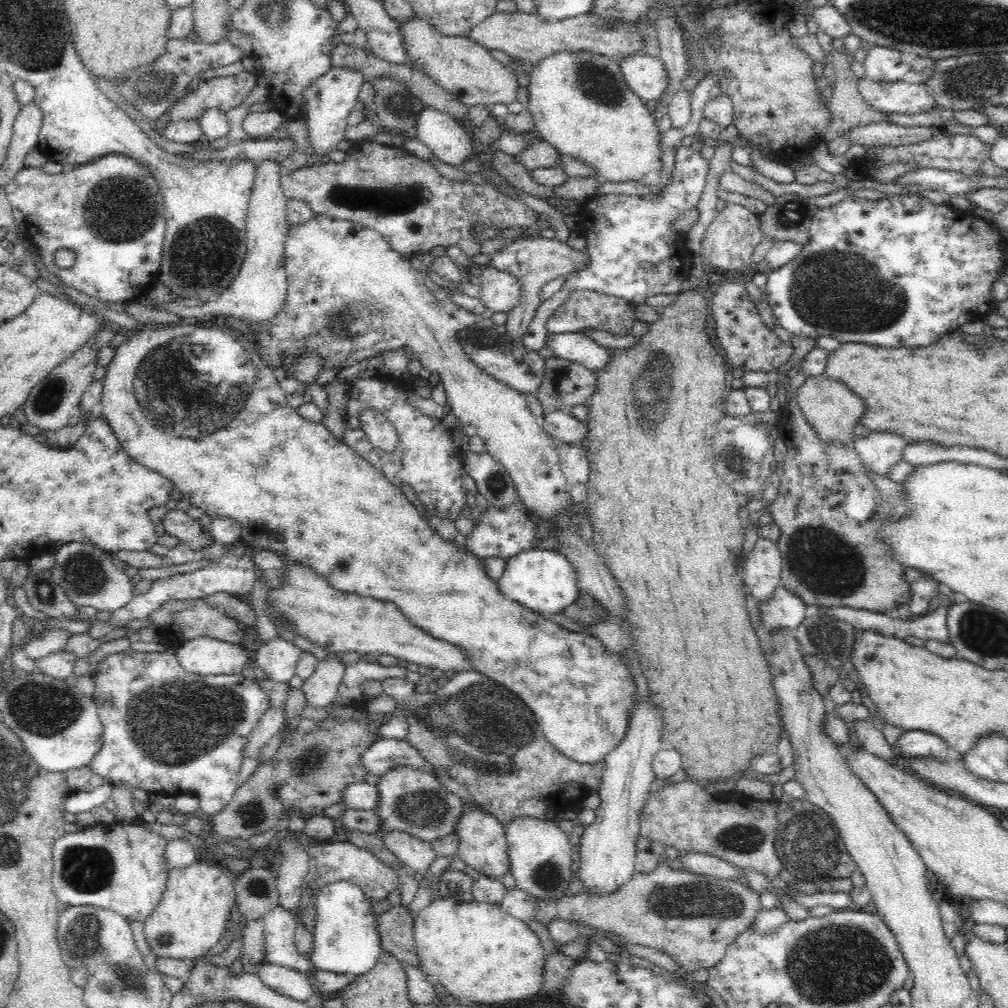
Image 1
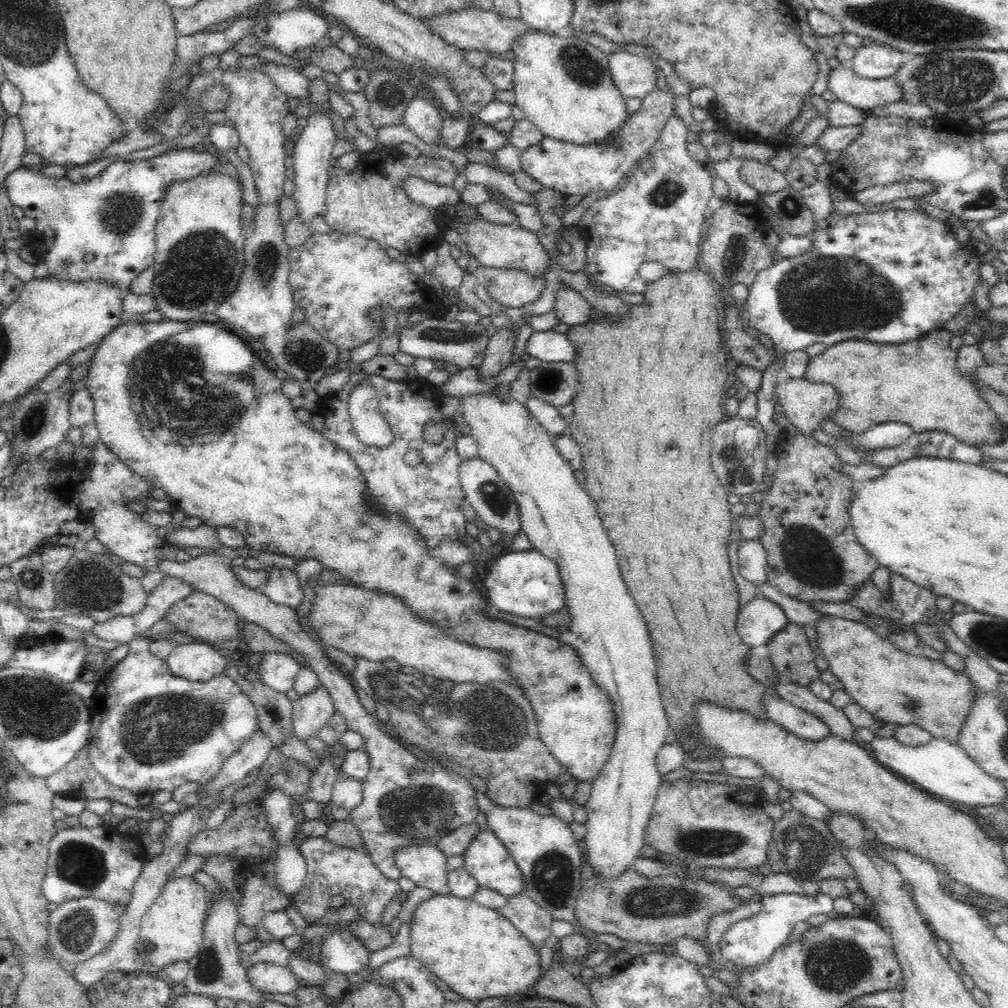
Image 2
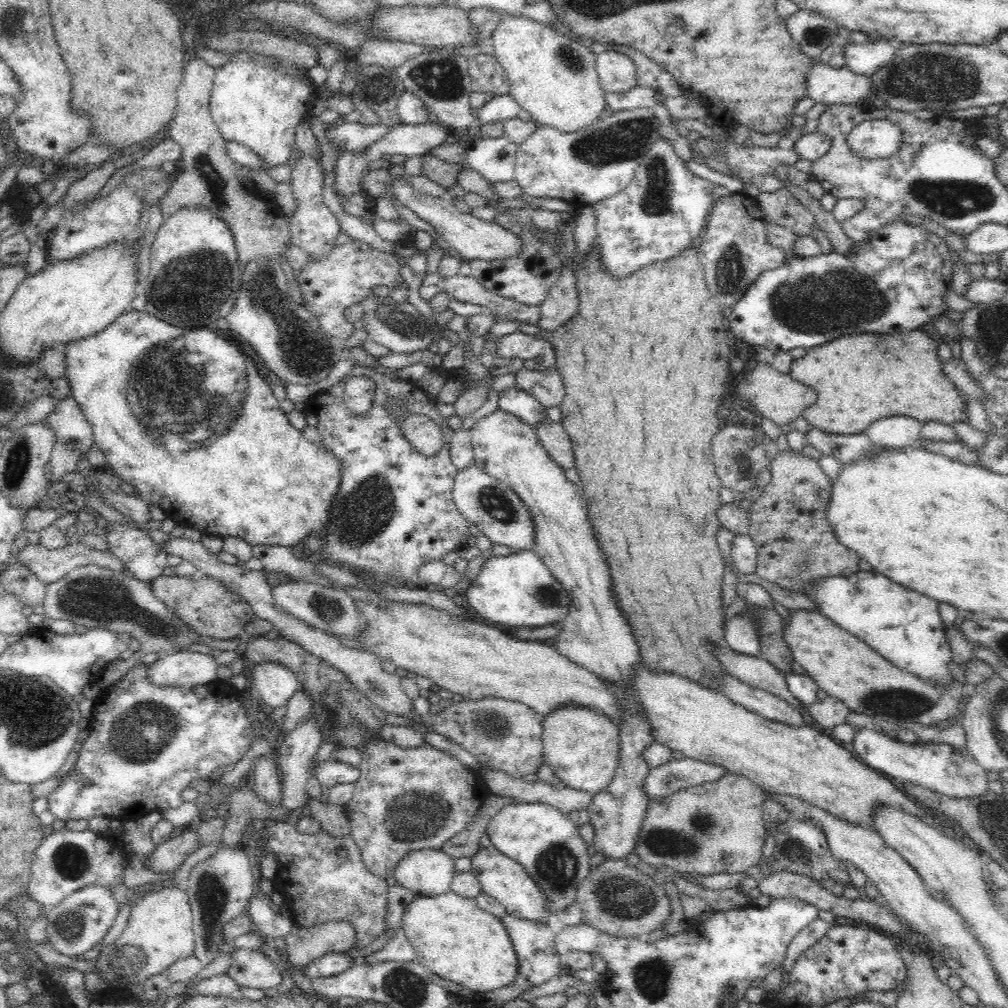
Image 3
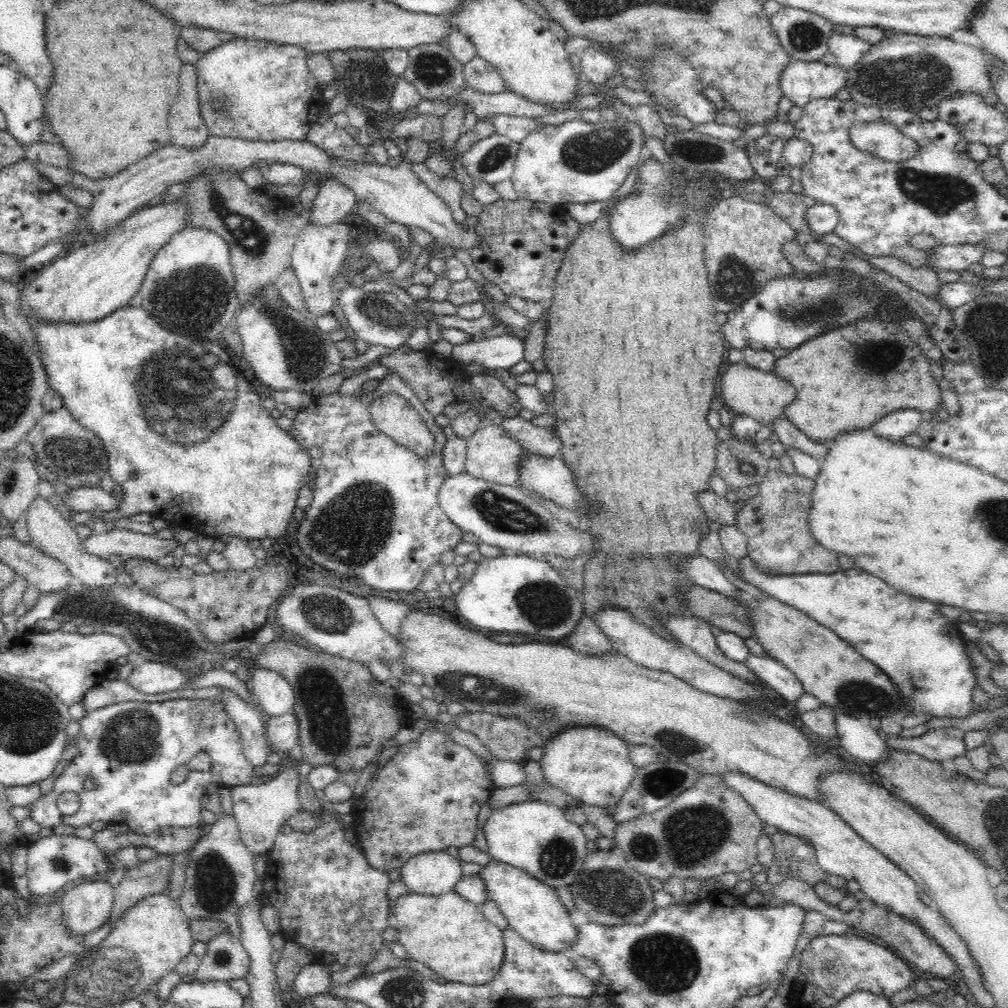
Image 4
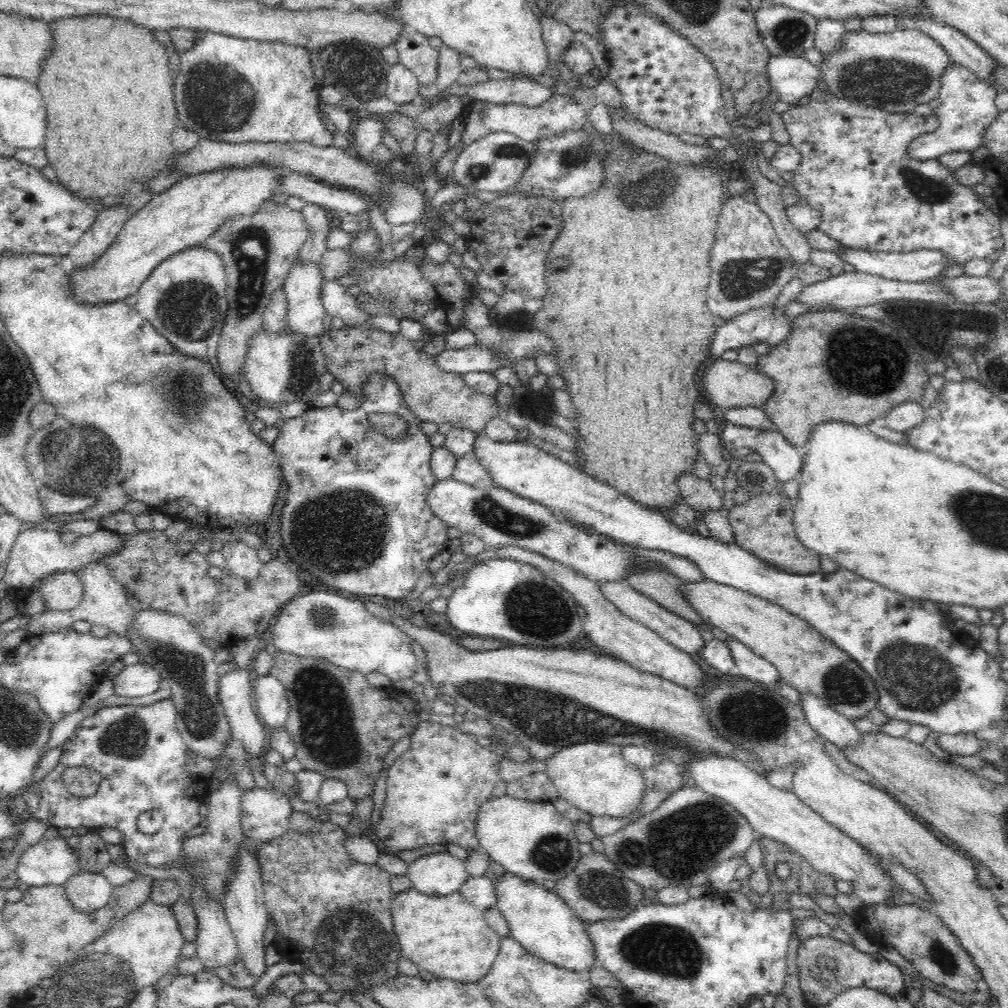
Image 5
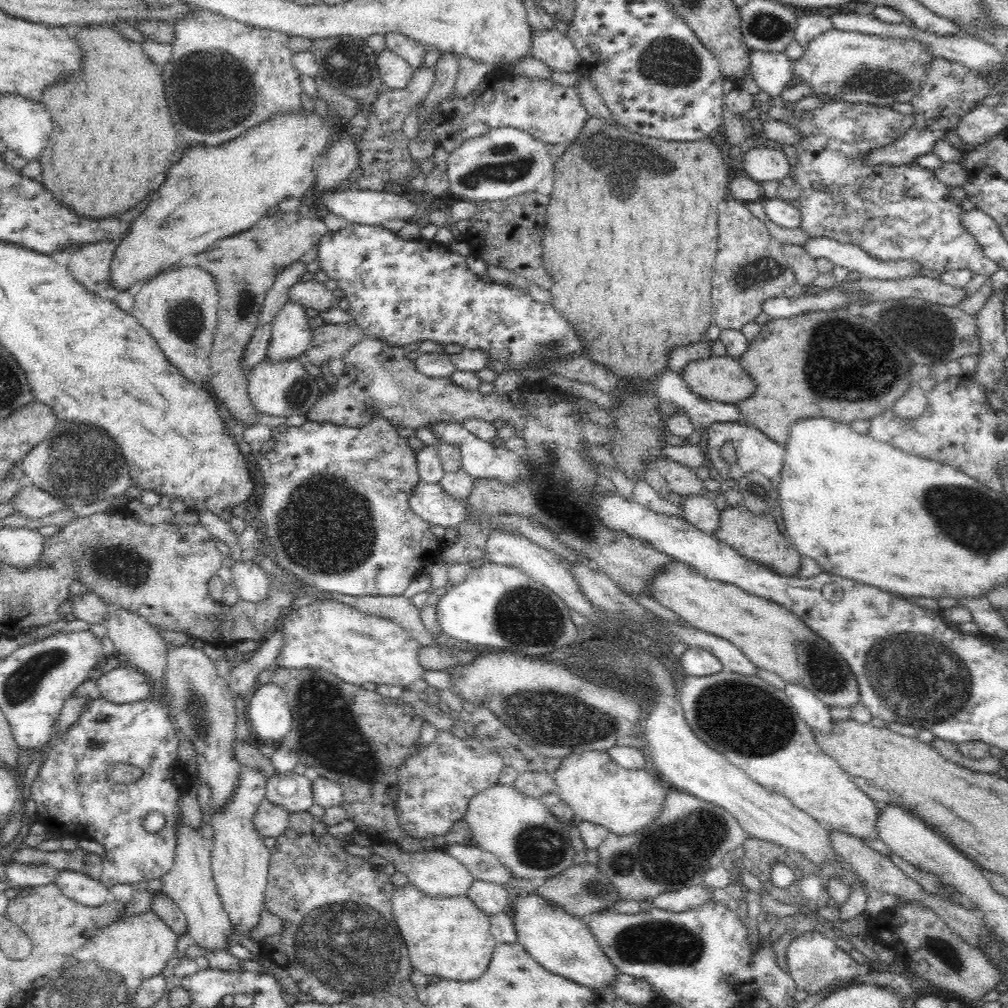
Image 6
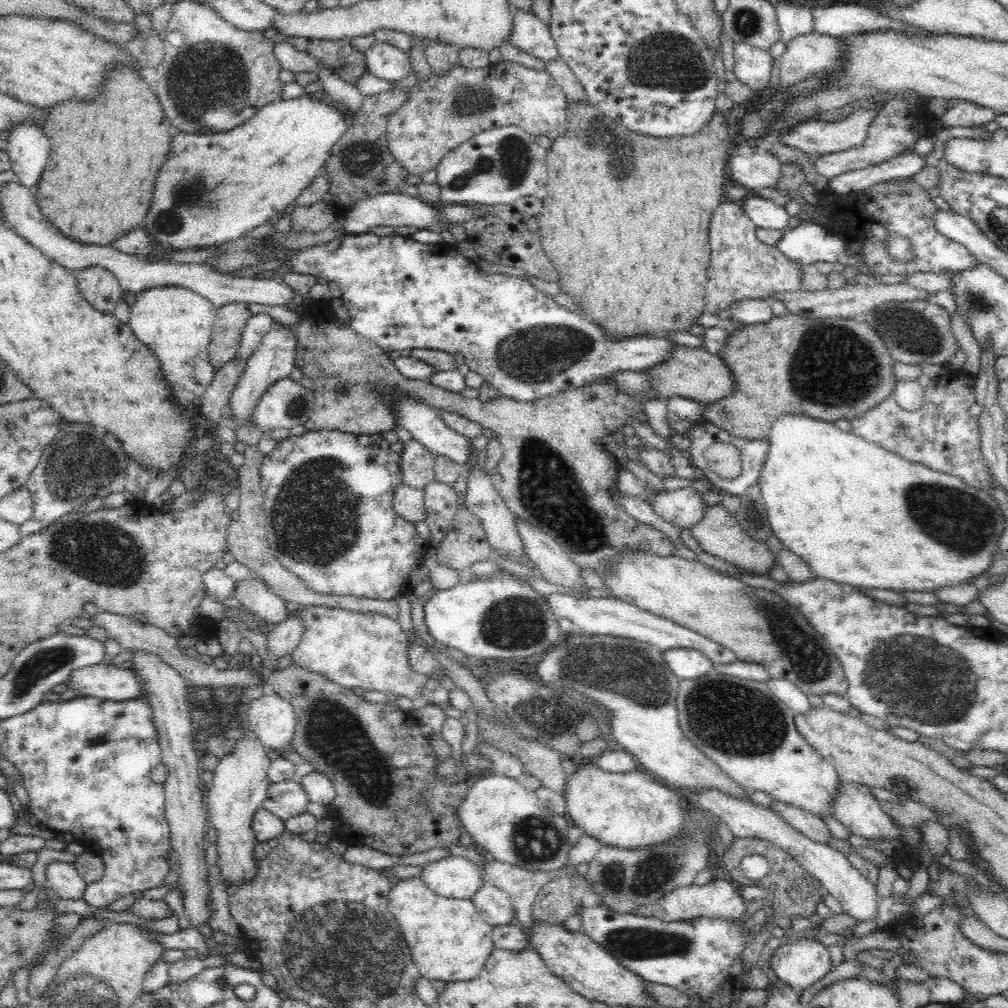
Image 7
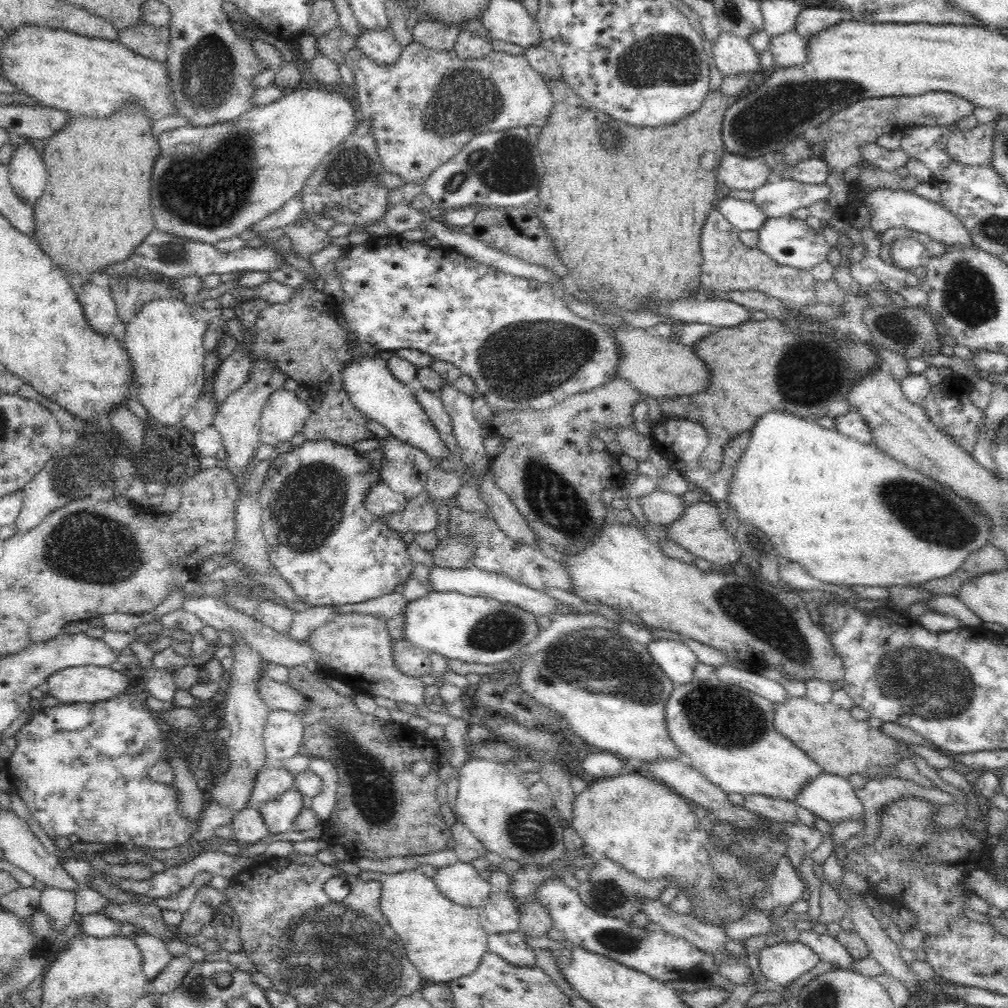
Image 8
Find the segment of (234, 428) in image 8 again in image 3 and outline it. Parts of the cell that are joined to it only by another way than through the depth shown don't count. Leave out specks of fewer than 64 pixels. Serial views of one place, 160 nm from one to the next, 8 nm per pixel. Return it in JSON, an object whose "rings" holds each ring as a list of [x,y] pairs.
{"rings":[[[304,156],[291,167],[289,185],[297,202],[296,211],[289,217],[291,244],[300,247],[300,250],[308,255],[308,260],[317,261],[325,257],[336,246],[336,239],[341,233],[341,228],[333,210],[330,210],[321,199],[324,174],[320,163],[314,158]]]}

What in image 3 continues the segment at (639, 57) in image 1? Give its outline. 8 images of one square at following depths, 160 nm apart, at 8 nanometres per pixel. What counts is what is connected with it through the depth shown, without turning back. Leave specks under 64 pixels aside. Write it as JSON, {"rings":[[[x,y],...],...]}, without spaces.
{"rings":[[[602,51],[594,58],[594,68],[605,92],[628,92],[636,84],[636,65],[624,54]]]}

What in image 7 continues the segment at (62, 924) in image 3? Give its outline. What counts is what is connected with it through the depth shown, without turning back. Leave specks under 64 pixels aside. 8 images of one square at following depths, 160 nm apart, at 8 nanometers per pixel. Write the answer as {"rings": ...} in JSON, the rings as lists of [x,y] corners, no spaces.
{"rings":[[[54,861],[47,865],[45,872],[47,887],[56,892],[59,899],[80,899],[87,888],[74,863]]]}

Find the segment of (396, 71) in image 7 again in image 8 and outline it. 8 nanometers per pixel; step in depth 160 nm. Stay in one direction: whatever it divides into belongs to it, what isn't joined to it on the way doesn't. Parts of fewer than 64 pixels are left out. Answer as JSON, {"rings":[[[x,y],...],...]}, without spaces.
{"rings":[[[387,28],[362,30],[354,36],[355,46],[376,64],[392,64],[400,56],[402,45]]]}

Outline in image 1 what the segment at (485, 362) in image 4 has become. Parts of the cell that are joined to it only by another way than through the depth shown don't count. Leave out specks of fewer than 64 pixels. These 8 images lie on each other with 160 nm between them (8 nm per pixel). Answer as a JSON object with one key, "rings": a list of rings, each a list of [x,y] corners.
{"rings":[[[577,332],[549,333],[544,347],[550,347],[554,357],[576,362],[592,371],[607,368],[611,350]]]}

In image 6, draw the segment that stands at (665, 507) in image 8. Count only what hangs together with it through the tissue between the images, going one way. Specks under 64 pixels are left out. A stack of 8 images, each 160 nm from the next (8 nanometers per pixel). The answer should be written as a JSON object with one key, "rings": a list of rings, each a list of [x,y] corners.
{"rings":[[[714,494],[682,497],[681,517],[702,532],[710,534],[720,526],[719,511],[714,505]]]}

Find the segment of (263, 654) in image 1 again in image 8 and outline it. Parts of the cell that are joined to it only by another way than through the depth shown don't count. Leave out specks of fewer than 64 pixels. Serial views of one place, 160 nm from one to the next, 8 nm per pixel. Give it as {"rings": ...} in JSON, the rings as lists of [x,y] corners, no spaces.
{"rings":[[[270,710],[263,730],[266,758],[271,758],[278,765],[281,765],[284,760],[288,760],[303,752],[303,738],[304,725],[301,723],[300,716],[284,710]]]}

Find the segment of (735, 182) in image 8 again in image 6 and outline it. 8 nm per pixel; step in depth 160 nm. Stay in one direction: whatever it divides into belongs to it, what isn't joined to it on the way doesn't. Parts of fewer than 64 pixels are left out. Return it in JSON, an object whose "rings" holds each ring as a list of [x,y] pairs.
{"rings":[[[765,145],[750,148],[740,164],[743,172],[759,183],[780,181],[791,172],[788,158],[782,149],[774,150]]]}

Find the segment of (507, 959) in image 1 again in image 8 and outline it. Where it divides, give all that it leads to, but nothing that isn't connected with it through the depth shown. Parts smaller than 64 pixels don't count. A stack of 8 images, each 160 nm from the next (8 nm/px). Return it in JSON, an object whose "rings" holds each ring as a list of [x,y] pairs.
{"rings":[[[425,867],[415,870],[404,870],[395,874],[380,874],[380,872],[366,872],[366,880],[376,880],[382,886],[380,909],[385,920],[392,926],[392,930],[402,938],[408,960],[416,966],[424,982],[447,984],[449,981],[460,979],[476,971],[478,962],[485,952],[488,952],[487,932],[481,924],[481,912],[477,908],[468,908],[452,903],[444,896],[432,878],[432,874]]]}

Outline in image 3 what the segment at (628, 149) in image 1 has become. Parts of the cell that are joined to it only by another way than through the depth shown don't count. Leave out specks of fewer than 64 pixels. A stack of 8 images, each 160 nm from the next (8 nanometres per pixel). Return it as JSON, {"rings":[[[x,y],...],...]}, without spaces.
{"rings":[[[503,14],[497,22],[497,27],[492,32],[490,45],[487,50],[493,54],[500,67],[505,72],[507,91],[514,100],[532,115],[537,125],[549,124],[562,132],[574,132],[580,130],[594,120],[604,117],[607,112],[604,102],[604,90],[598,80],[598,73],[594,68],[596,54],[588,47],[578,43],[570,36],[564,36],[554,32],[544,23],[538,23],[530,18]]]}

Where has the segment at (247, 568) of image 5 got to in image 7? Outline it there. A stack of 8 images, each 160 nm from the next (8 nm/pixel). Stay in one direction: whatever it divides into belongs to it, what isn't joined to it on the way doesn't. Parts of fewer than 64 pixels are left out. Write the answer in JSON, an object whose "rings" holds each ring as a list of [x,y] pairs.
{"rings":[[[263,578],[240,581],[235,584],[236,599],[246,610],[273,627],[288,618],[286,602],[267,589]]]}

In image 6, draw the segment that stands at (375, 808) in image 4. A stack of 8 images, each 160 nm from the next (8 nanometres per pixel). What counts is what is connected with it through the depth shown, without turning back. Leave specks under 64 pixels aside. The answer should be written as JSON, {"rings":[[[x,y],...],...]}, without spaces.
{"rings":[[[450,729],[438,731],[433,741],[426,747],[422,747],[415,755],[410,755],[398,767],[395,807],[399,816],[400,826],[416,839],[428,839],[433,835],[448,832],[455,821],[462,821],[468,801],[476,794],[492,784],[498,784],[499,774],[504,768],[505,762],[494,752],[488,750],[478,739],[474,737],[458,738]]]}

